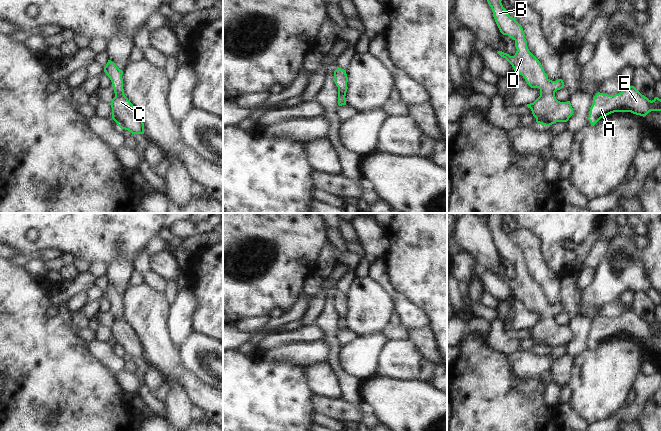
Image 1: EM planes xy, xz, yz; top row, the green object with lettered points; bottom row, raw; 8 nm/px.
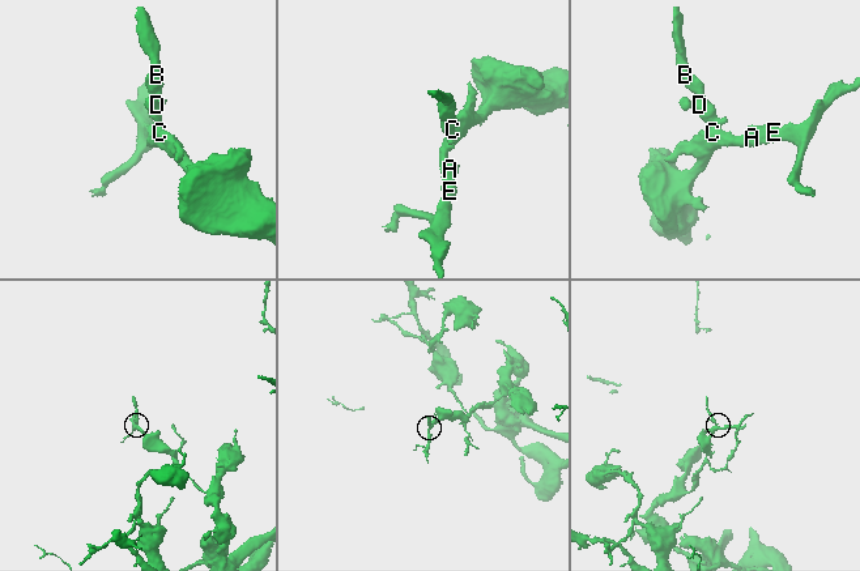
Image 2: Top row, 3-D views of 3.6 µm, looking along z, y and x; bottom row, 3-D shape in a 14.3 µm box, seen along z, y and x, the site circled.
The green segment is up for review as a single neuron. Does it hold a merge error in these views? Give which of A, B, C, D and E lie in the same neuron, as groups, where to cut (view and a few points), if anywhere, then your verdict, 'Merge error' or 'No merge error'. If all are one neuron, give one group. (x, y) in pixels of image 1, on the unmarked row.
Groups: A B C D E. No split. No merge error.

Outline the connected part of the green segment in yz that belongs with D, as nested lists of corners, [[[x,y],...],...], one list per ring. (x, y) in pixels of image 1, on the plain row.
[[[489,213],[486,221],[500,256],[515,265],[517,275],[514,280],[502,275],[497,277],[512,289],[517,298],[523,300],[531,312],[540,313],[540,320],[526,329],[531,333],[537,347],[550,350],[556,346],[567,346],[574,337],[571,327],[560,326],[555,321],[555,316],[565,310],[563,304],[552,305],[548,302],[539,284],[527,271],[522,250],[503,231],[502,222],[503,213]]]

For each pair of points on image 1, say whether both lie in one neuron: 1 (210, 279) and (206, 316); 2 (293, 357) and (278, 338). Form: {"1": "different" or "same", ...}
{"1": "same", "2": "different"}

